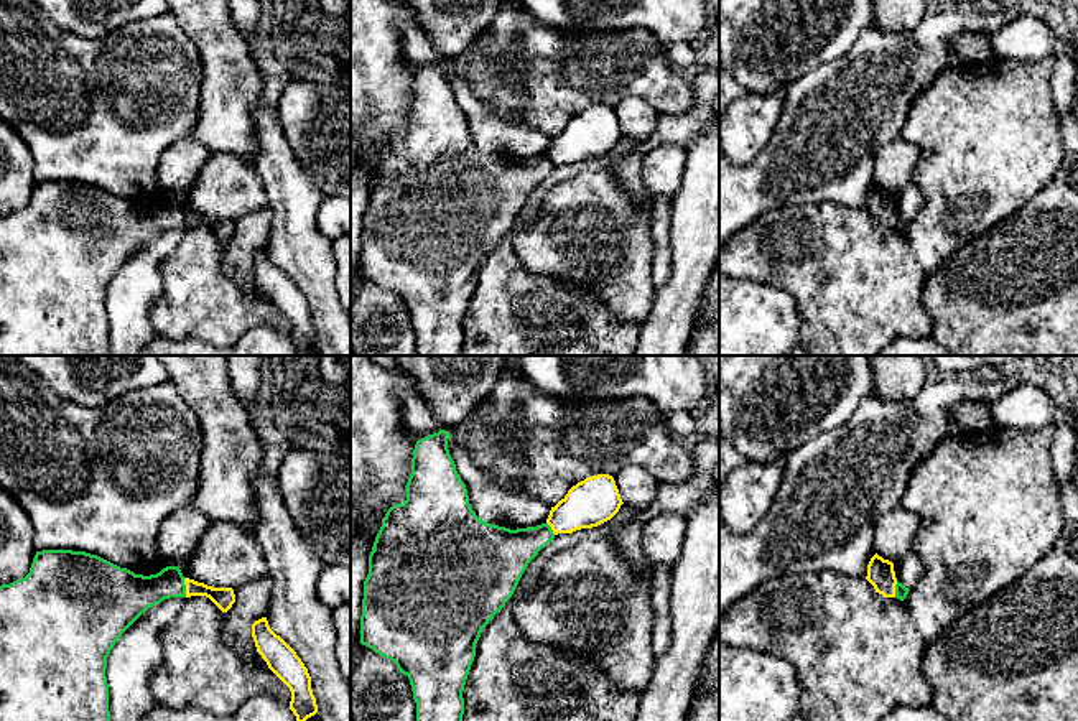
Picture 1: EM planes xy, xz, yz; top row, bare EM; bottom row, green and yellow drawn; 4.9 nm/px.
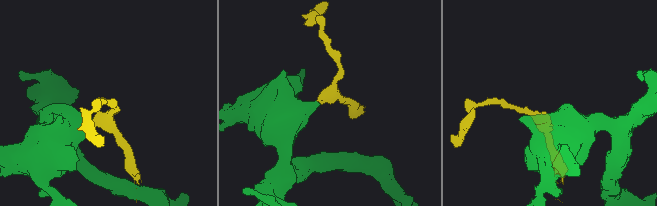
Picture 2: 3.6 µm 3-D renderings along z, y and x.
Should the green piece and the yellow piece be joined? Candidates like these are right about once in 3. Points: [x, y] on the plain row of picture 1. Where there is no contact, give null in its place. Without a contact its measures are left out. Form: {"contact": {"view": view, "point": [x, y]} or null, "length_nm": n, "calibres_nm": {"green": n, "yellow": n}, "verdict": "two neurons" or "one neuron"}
{"contact": {"view": "xy", "point": [185, 219]}, "length_nm": 100, "calibres_nm": {"green": 190, "yellow": 100}, "verdict": "two neurons"}

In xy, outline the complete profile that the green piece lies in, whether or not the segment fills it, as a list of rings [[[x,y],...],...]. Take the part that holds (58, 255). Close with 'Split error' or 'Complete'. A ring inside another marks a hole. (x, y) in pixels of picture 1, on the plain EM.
[[[36,183],[25,209],[0,217],[0,356],[110,356],[107,288],[148,239],[170,229],[186,229],[178,198],[143,207],[86,183]]]. Complete

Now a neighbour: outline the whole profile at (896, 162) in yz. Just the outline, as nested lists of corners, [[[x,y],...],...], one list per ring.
[[[900,137],[876,155],[876,184],[894,194],[897,212],[908,221],[925,206],[923,193],[913,183],[918,158],[918,150]]]

